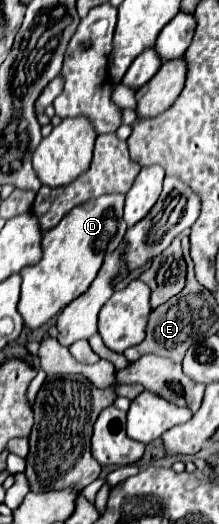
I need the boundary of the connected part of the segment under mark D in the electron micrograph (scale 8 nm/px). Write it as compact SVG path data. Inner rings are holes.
M105 194L93 198L75 206L55 228L43 234L43 258L39 264L25 266L21 270L23 284L19 314L29 328L39 328L49 318L59 314L59 310L63 310L69 302L87 292L91 282L97 278L105 256L117 250L125 236L127 226L123 222L123 202L125 194Z

